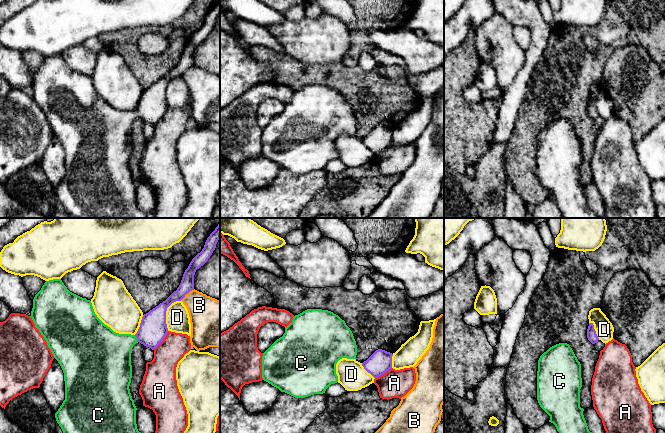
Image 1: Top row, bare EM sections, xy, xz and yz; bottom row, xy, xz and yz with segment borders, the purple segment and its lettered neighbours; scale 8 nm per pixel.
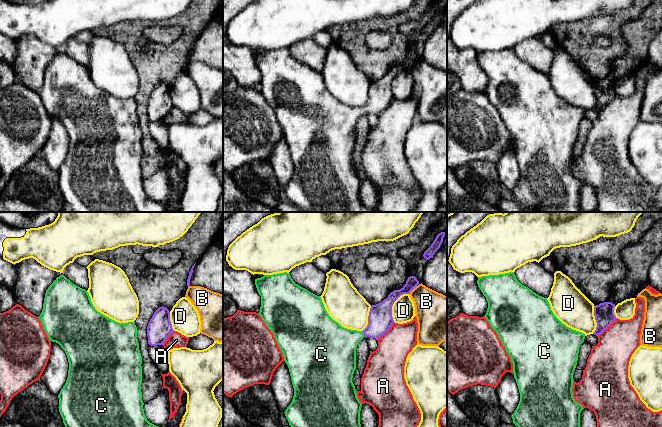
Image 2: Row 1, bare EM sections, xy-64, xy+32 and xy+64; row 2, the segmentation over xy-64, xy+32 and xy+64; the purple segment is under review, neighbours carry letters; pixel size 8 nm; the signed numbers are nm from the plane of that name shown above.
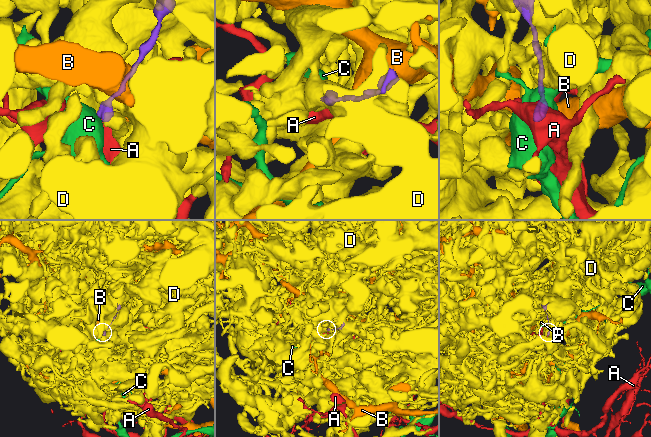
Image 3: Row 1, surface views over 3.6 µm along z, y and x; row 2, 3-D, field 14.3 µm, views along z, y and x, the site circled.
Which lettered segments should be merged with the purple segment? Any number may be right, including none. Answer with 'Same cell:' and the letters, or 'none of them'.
Same cell: C

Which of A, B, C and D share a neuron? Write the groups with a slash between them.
A / B / C / D

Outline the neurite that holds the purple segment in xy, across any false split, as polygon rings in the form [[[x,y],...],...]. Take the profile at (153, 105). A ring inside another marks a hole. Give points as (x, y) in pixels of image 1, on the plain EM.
[[[220,0],[207,14],[202,27],[190,38],[177,66],[165,77],[143,91],[140,103],[135,111],[114,108],[97,93],[91,77],[70,68],[61,55],[46,57],[41,66],[35,71],[30,93],[35,103],[46,116],[48,123],[64,149],[65,176],[55,189],[55,194],[63,210],[72,218],[156,218],[152,211],[145,212],[137,205],[137,184],[129,165],[132,154],[132,124],[139,118],[154,126],[163,117],[168,109],[166,100],[167,84],[172,79],[181,77],[186,70],[194,66],[195,48],[208,37],[219,15]]]

